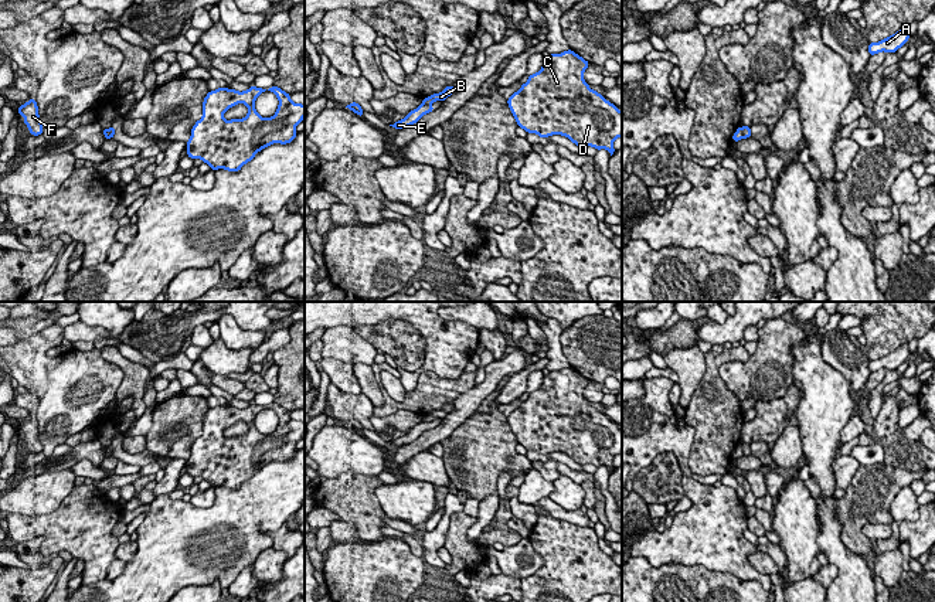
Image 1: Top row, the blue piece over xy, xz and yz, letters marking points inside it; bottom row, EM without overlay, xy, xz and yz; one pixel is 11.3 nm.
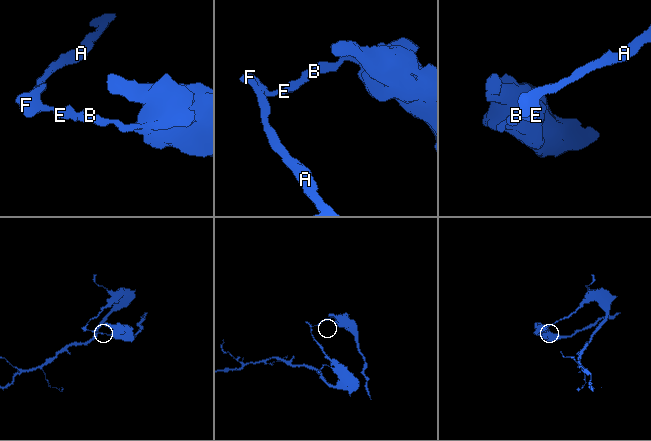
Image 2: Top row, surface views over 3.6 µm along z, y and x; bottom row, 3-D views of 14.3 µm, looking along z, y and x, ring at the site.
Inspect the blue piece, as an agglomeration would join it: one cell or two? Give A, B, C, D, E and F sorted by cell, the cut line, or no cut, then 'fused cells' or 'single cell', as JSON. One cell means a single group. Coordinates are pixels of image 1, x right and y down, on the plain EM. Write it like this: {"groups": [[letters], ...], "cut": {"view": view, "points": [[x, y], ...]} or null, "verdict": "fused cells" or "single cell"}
{"groups": [["A", "E", "F"], ["B", "C", "D"]], "cut": {"view": "xz", "points": [[431, 419], [422, 422]]}, "verdict": "fused cells"}

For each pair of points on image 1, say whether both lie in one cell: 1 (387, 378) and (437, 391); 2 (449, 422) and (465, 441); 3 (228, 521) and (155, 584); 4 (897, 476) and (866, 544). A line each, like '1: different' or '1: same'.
1: different
2: different
3: same
4: same

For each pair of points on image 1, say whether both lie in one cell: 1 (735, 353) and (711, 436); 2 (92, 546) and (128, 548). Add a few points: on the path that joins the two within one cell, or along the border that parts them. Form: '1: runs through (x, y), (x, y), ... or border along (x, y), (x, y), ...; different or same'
1: runs through (713, 367), (711, 414); same
2: border along (119, 544), (115, 555), (125, 563); different

